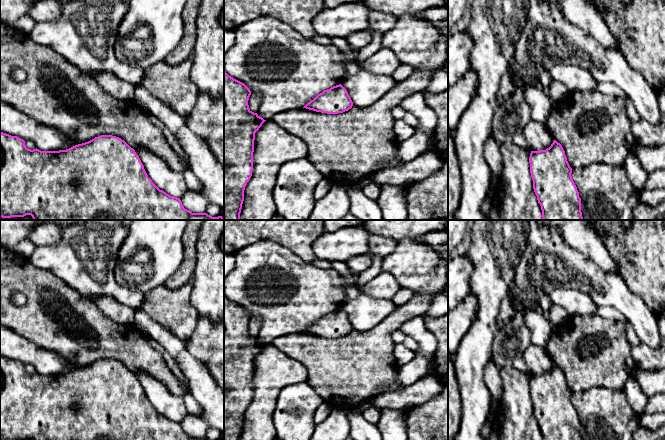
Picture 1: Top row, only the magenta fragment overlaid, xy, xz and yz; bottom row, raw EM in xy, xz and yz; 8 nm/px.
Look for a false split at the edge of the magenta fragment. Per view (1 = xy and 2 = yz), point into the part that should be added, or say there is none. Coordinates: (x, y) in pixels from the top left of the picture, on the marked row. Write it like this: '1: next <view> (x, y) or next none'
1: next none
2: next none

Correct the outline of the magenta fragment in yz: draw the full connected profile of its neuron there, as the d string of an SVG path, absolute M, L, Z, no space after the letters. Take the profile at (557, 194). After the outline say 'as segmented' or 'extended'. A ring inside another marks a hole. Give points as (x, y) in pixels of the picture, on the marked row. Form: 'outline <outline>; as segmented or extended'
outline M554 140L546 150L531 151L529 163L542 219L583 220L581 198L562 145Z; as segmented

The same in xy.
outline M0 131L0 217L11 218L26 215L31 215L33 220L224 220L222 216L212 217L207 213L192 213L184 208L180 198L170 196L160 190L148 177L135 150L119 137L101 135L66 150L41 151L37 148L28 149L23 139Z; as segmented

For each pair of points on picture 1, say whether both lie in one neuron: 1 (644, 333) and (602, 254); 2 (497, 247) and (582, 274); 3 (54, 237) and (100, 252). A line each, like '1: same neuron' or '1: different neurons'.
1: different neurons
2: different neurons
3: different neurons

